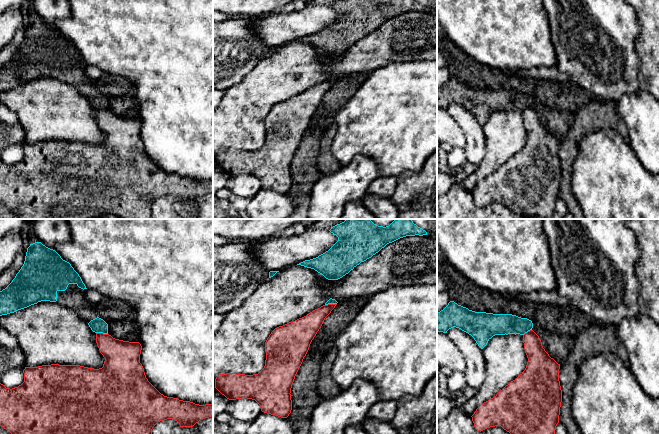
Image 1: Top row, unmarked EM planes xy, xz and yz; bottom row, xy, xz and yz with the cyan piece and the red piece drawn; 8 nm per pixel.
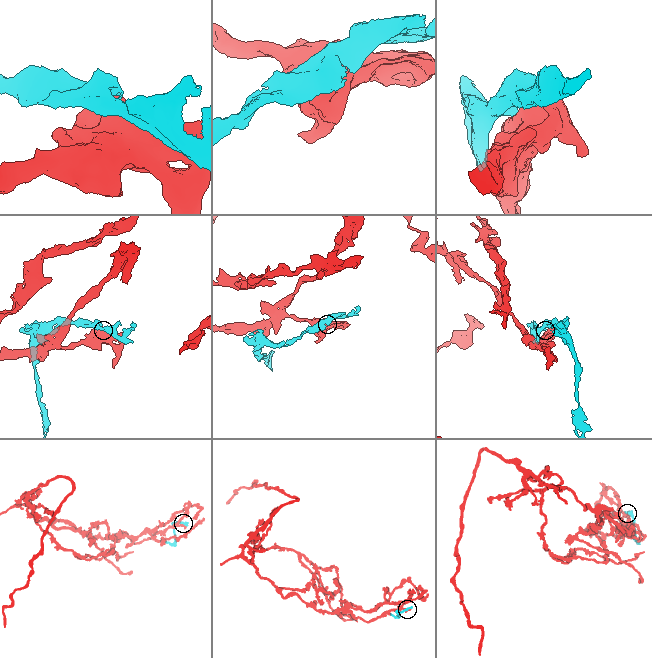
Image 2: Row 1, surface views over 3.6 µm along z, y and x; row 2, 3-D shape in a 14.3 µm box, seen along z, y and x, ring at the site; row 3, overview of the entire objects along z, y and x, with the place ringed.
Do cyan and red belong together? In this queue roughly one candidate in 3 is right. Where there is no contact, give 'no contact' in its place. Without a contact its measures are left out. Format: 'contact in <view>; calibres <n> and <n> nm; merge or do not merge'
contact in xy; calibres 120 and 260 nm; do not merge

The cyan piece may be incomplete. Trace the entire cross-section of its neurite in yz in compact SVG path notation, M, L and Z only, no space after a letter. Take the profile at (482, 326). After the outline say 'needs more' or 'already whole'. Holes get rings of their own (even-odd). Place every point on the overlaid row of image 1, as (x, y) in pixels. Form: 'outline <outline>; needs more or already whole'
outline M450 301L437 313L437 332L447 333L453 327L471 335L483 349L495 335L520 334L532 330L533 323L527 318L512 314L475 312Z; already whole

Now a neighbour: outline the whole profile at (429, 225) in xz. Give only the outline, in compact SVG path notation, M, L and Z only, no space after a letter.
M411 219L414 224L422 228L428 235L437 237L437 219Z

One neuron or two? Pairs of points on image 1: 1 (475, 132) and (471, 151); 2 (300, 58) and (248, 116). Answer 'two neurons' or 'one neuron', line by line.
1: one neuron
2: one neuron

